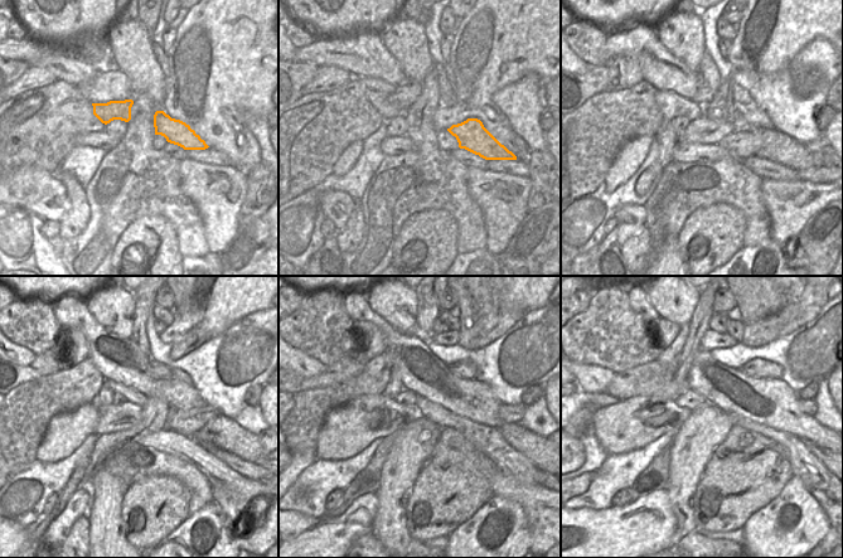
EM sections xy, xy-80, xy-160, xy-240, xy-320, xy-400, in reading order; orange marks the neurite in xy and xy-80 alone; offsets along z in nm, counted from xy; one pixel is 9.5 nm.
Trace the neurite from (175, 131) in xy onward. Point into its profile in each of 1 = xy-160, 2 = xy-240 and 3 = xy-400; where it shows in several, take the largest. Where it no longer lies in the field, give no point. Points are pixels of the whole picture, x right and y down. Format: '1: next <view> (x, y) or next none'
1: next xy-160 (770, 144)
2: next xy-240 (224, 432)
3: next xy-400 (817, 451)

